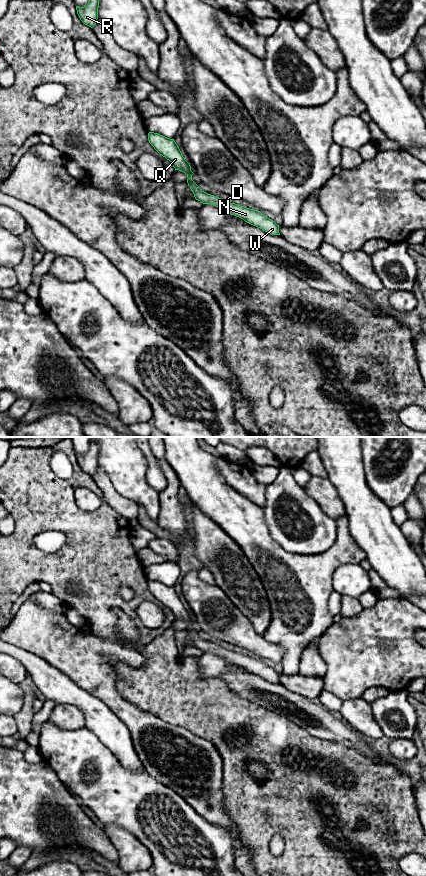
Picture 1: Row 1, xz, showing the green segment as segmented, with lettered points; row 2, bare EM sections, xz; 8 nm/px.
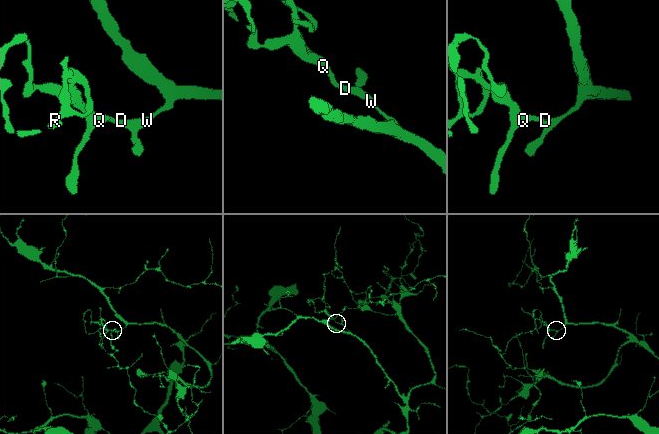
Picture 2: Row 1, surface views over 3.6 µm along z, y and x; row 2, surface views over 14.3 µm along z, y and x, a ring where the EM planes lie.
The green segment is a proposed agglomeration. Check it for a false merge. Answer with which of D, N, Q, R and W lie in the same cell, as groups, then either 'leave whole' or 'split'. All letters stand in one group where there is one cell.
groups D N Q R W; leave whole

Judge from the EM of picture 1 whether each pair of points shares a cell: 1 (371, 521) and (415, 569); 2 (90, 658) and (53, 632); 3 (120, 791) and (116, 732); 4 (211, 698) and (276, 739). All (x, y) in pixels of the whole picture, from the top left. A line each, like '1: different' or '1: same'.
1: same
2: same
3: different
4: same

